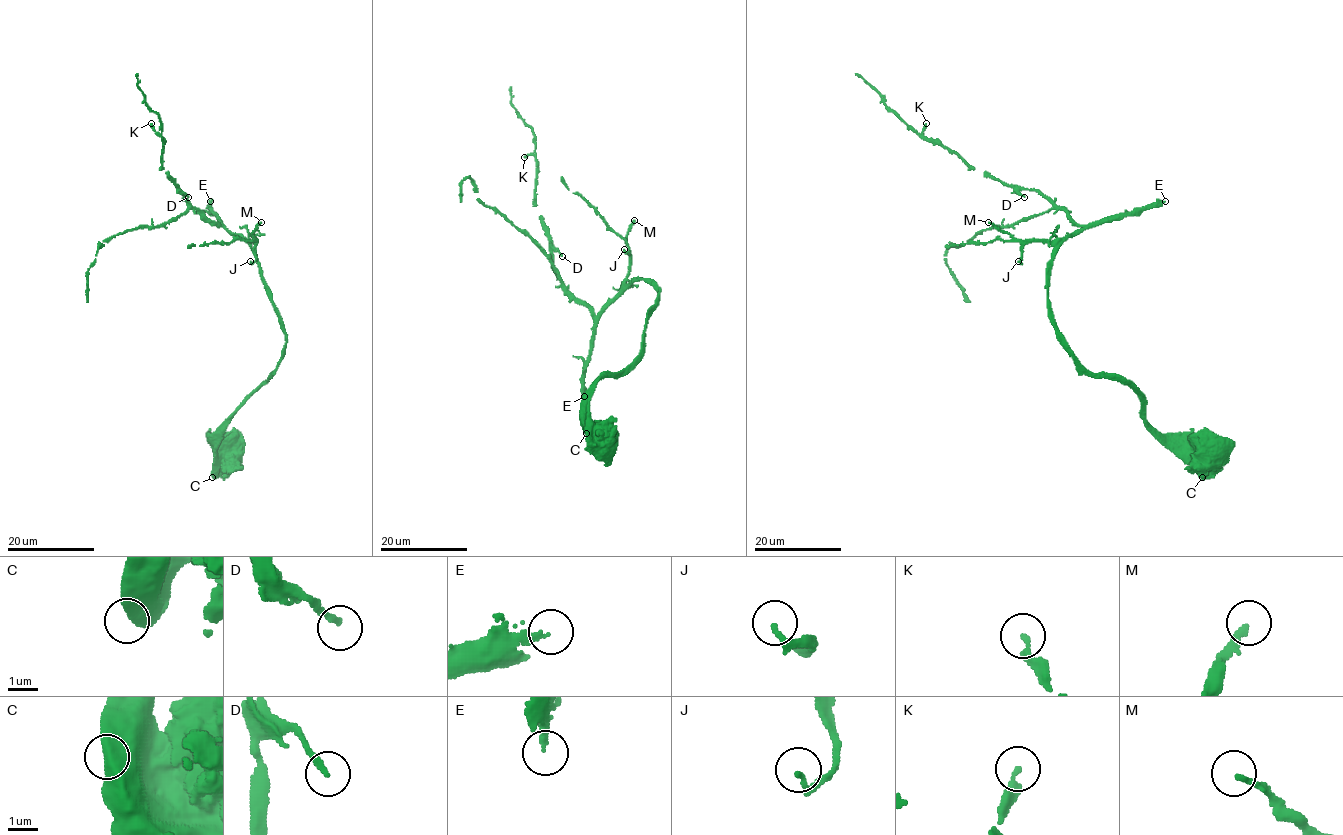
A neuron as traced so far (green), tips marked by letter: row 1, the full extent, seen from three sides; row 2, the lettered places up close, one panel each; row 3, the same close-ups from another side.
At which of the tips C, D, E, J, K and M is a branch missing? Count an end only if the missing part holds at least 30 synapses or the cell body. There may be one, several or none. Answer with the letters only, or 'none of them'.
E

